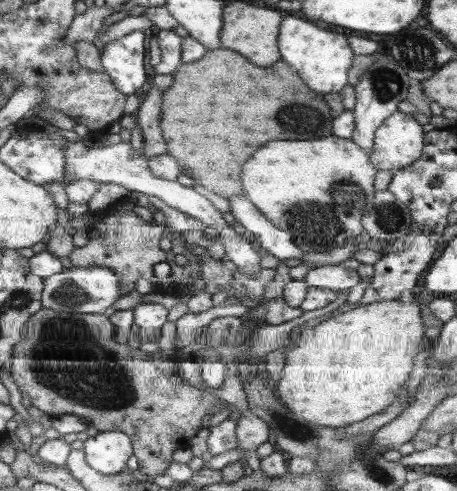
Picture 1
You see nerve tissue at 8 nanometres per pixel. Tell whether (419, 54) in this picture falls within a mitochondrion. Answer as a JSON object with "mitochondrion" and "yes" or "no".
{"mitochondrion":"yes"}

